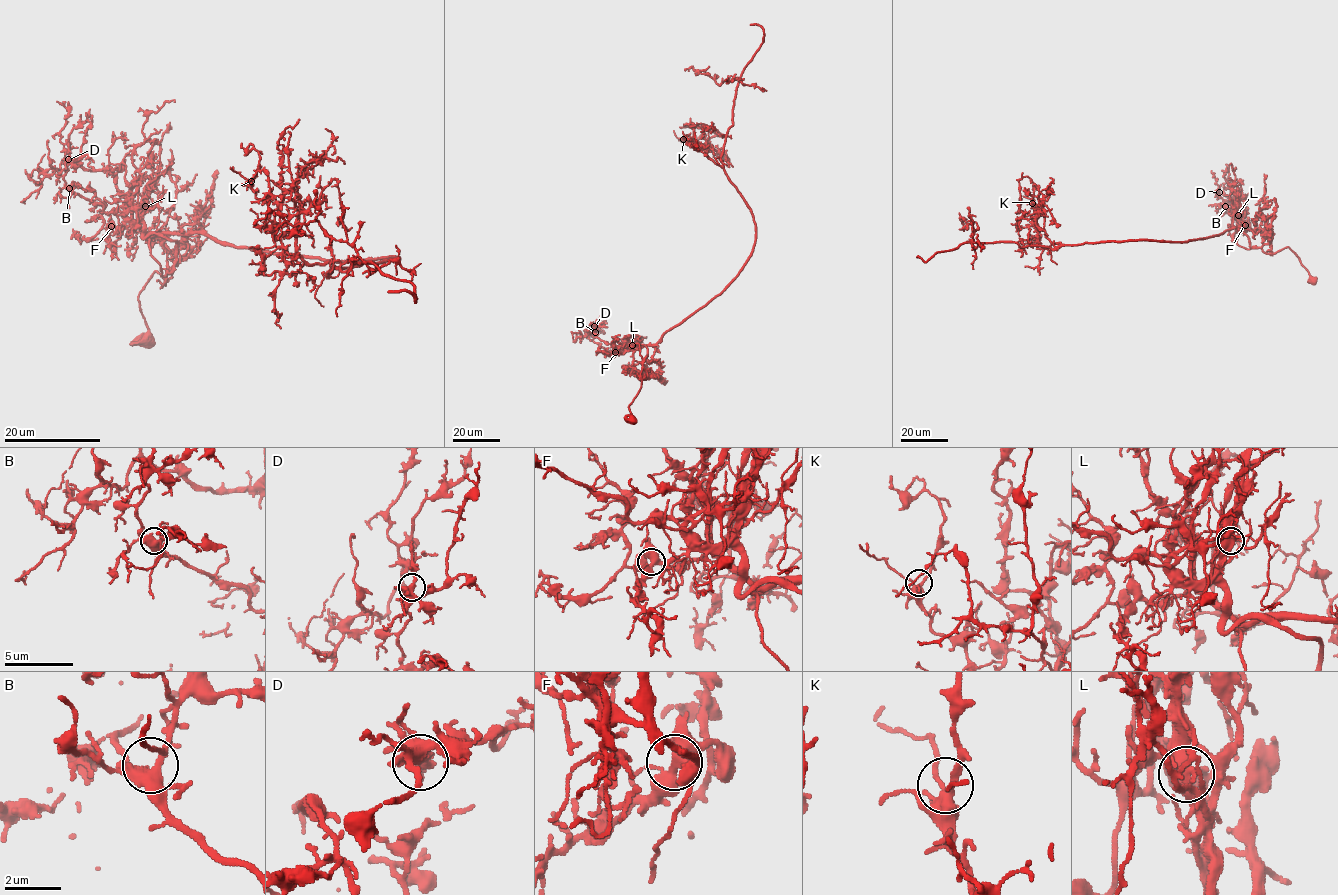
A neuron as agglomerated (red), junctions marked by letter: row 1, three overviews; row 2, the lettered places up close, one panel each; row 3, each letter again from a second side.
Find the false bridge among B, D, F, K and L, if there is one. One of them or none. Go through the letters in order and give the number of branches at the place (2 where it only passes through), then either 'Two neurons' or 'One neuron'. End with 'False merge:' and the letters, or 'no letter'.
B: Branches: 4. One neuron
D: Branches: 5. One neuron
F: Branches: 5. One neuron
K: Branches: 5. One neuron
L: Branches: 5. Two neurons
False merge: L

